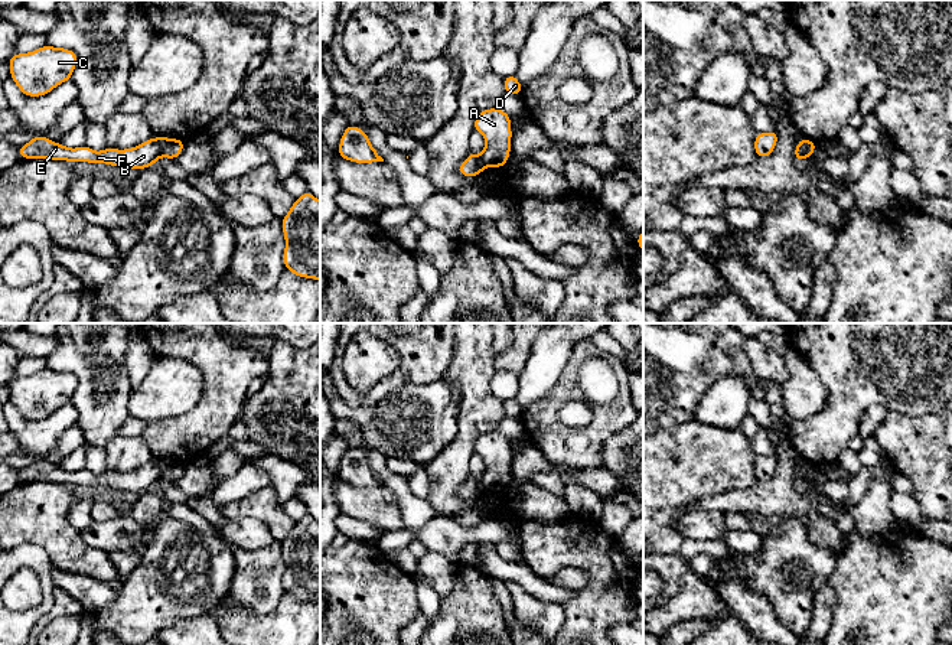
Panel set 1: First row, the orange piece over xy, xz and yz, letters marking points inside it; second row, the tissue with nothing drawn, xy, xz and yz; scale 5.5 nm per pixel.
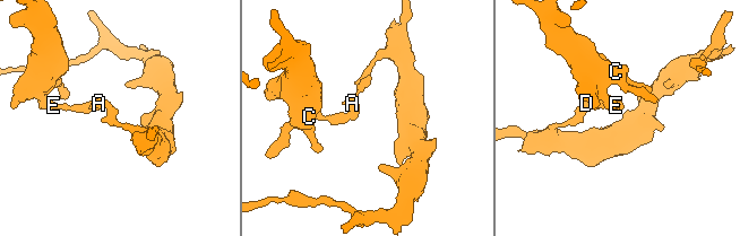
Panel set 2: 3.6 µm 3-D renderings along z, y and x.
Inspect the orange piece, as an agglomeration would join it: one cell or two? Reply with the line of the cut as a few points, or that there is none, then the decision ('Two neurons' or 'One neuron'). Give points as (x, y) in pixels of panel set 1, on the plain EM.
Split along xy (156, 462), (160, 479). Two neurons

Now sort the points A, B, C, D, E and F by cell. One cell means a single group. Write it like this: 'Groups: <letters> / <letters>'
Groups: A D / B C E F

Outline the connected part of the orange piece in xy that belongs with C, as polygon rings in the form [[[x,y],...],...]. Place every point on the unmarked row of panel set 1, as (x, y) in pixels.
[[[45,368],[9,382],[10,401],[26,420],[49,417],[72,401],[78,379],[74,374]]]

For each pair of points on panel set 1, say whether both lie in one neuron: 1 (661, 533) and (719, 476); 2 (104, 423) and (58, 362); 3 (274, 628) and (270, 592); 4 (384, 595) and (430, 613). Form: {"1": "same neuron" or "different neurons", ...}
{"1": "same neuron", "2": "same neuron", "3": "different neurons", "4": "different neurons"}

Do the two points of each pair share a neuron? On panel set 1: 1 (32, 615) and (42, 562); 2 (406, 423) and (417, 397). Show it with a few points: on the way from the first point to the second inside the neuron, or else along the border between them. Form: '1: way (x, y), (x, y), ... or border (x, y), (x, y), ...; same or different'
1: way (46, 603), (45, 576); same
2: way (411, 417), (417, 411), (417, 403); same

